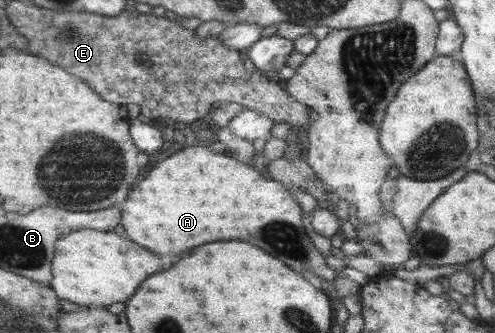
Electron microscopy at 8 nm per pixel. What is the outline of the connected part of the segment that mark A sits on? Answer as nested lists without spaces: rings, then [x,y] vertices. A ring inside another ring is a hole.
[[[189,146],[166,157],[132,190],[124,206],[122,226],[134,242],[160,256],[182,258],[188,250],[218,240],[252,242],[288,262],[292,270],[316,274],[328,287],[337,275],[306,234],[302,218],[300,204],[283,183],[264,178],[229,153]]]

